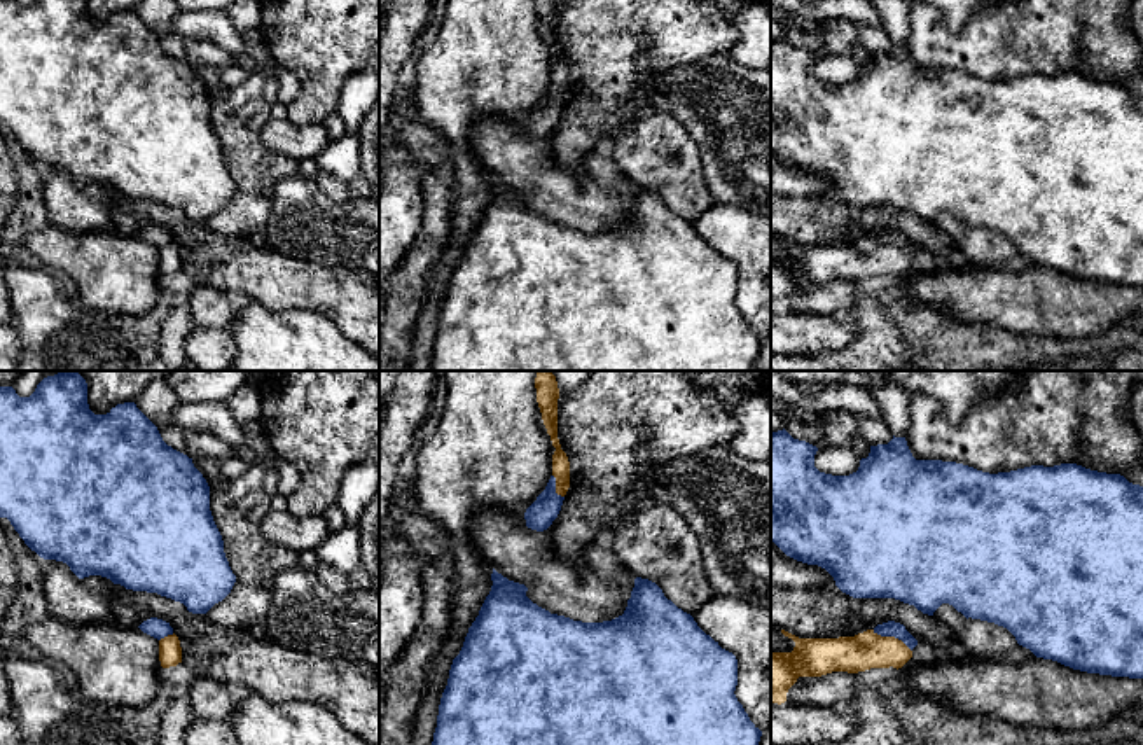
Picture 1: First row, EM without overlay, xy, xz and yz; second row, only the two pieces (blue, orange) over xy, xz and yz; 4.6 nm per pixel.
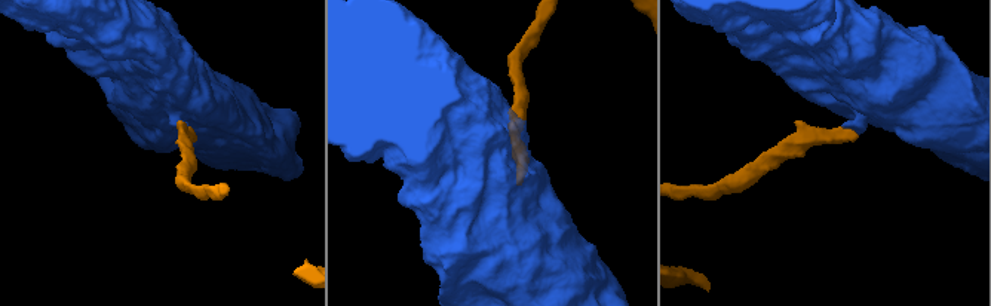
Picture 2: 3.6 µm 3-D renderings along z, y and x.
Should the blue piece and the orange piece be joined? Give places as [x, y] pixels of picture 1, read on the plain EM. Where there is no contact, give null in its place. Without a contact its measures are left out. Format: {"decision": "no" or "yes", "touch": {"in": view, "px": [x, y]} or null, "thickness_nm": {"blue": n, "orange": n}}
{"decision": "yes", "touch": {"in": "yz", "px": [892, 243]}, "thickness_nm": {"blue": 70, "orange": 170}}

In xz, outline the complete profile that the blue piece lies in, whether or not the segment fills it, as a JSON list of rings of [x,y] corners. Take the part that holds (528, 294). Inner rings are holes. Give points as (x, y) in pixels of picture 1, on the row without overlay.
[[[495,177],[491,189],[491,199],[449,278],[432,350],[432,371],[759,371],[755,360],[762,339],[750,329],[734,303],[738,294],[736,264],[706,243],[690,222],[668,208],[655,191],[636,185],[622,224],[603,231],[582,231],[538,215],[526,205],[524,192],[509,189]]]

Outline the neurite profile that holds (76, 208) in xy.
[[[63,170],[44,171],[44,205],[51,224],[72,233],[112,229],[110,187],[101,184],[79,187]]]

